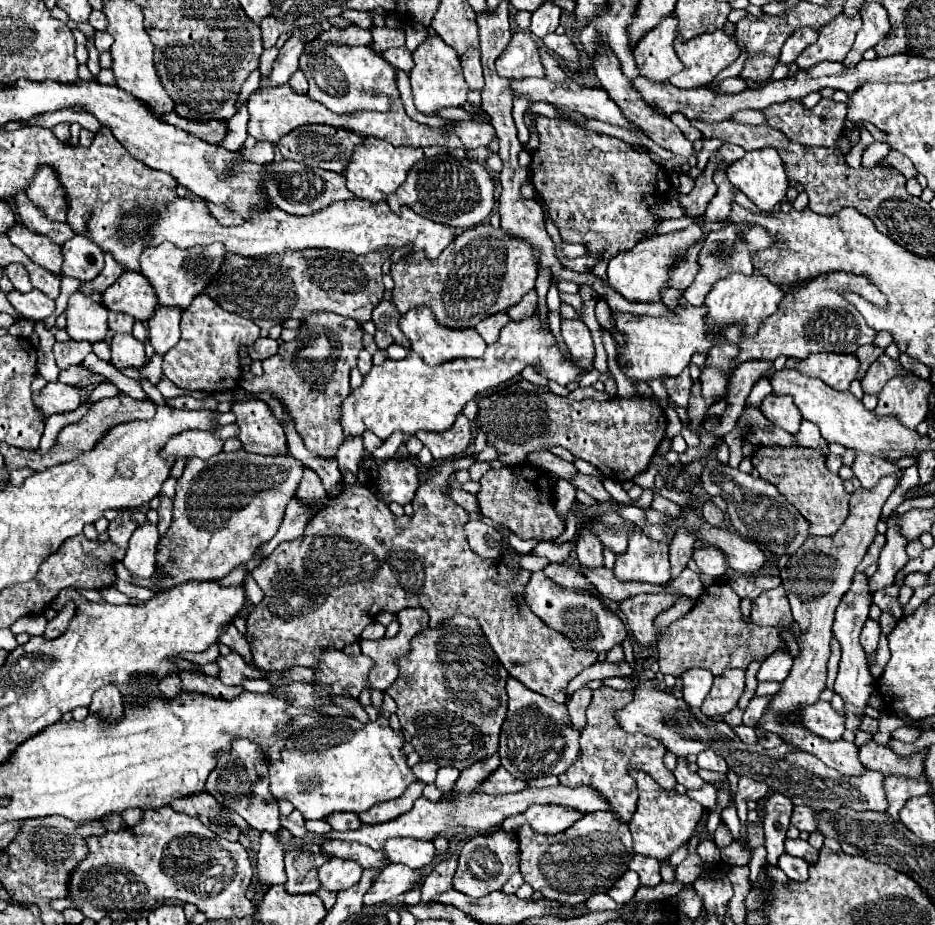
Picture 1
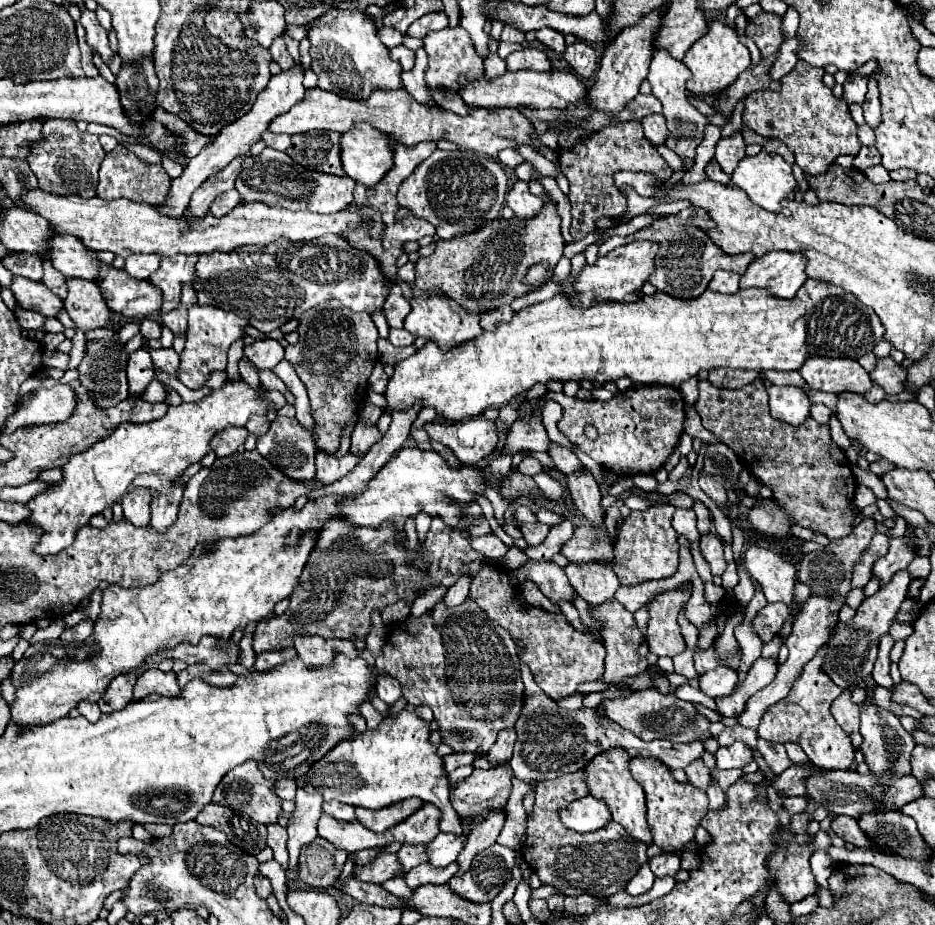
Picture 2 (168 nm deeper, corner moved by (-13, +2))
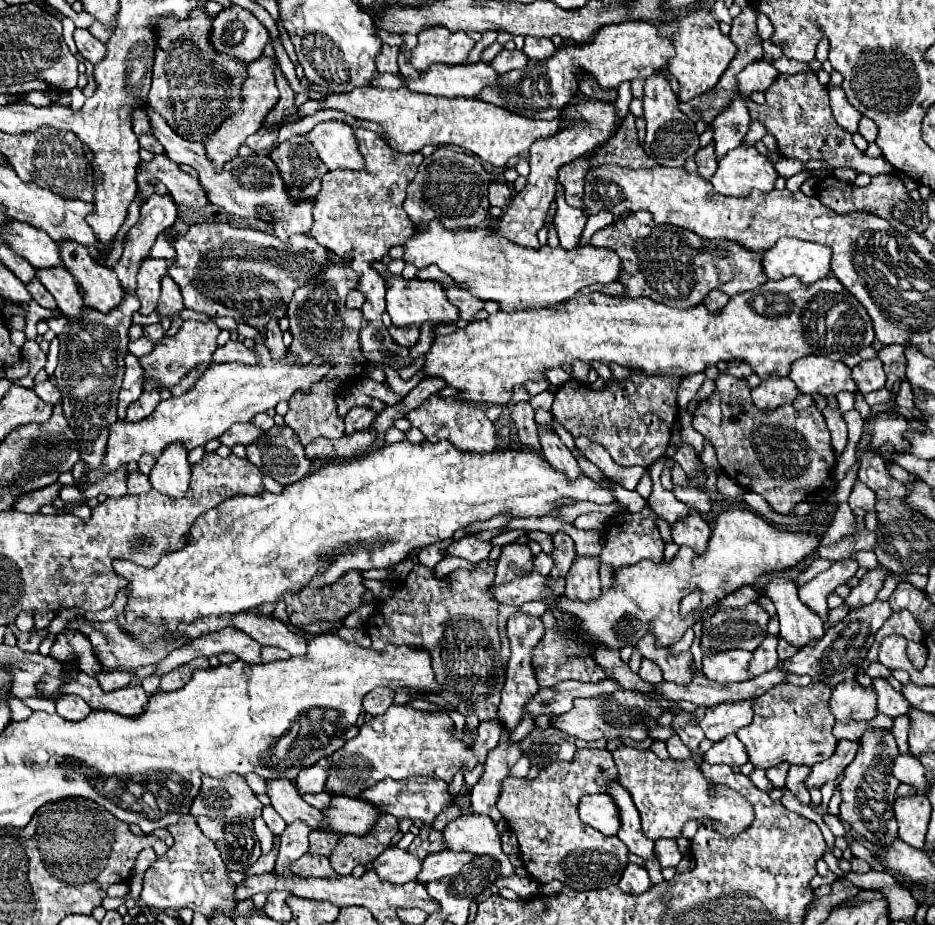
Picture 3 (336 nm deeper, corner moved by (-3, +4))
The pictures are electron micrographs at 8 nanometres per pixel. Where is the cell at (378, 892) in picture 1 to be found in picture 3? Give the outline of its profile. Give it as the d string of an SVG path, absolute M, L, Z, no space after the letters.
M438 851L438 853L432 853L428 855L428 859L424 859L424 867L418 875L418 881L422 883L430 883L430 881L436 881L436 879L442 879L442 877L450 877L450 875L456 875L466 863L472 863L476 859L476 855L472 853L466 853L466 851Z

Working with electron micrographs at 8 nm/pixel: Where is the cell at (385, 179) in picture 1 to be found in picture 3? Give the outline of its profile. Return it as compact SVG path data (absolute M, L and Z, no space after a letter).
M344 121L318 123L304 137L308 139L308 143L312 143L318 157L328 169L364 167L364 159L360 159L360 151L352 135L352 127Z

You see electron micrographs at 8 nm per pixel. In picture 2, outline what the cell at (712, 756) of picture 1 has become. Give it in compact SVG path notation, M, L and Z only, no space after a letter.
M732 743L728 747L720 747L716 751L716 767L718 769L738 769L752 761L750 747L746 743Z

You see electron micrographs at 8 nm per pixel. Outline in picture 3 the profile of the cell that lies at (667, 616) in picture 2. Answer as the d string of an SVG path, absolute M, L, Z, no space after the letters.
M644 635L640 639L640 643L636 645L636 649L662 669L664 681L672 681L672 683L678 683L678 685L688 685L694 677L692 653L686 651L686 653L680 653L680 655L672 657L668 649L658 649L654 643L656 643L656 639L652 639L652 635Z

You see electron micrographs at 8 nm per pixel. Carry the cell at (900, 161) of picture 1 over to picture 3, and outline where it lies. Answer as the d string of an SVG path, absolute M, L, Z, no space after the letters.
M796 73L796 75L778 75L774 83L766 91L766 103L756 105L748 99L750 117L764 123L768 133L776 137L778 151L782 157L798 159L798 161L826 161L828 167L852 167L860 173L868 175L880 175L880 173L894 173L894 169L882 159L872 159L856 151L852 137L844 135L840 127L836 127L836 121L832 117L830 105L828 105L828 89L818 83L816 73Z

